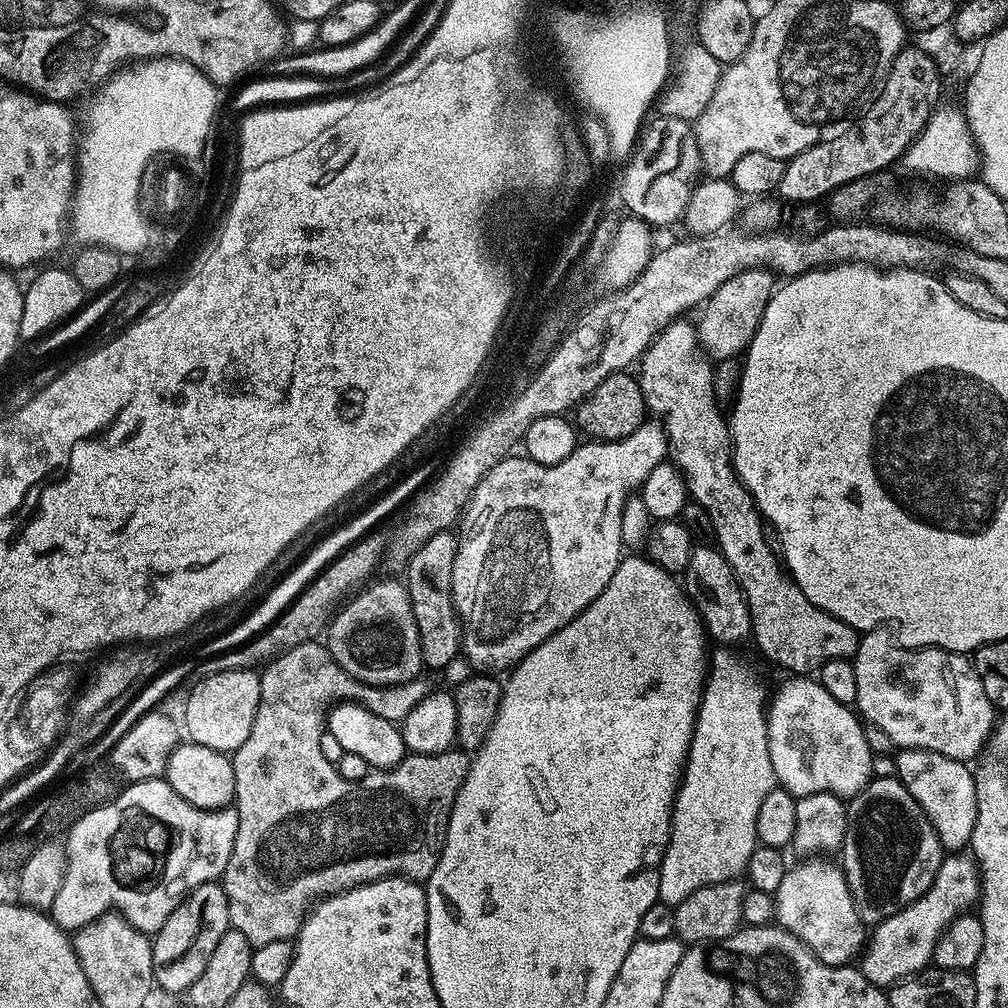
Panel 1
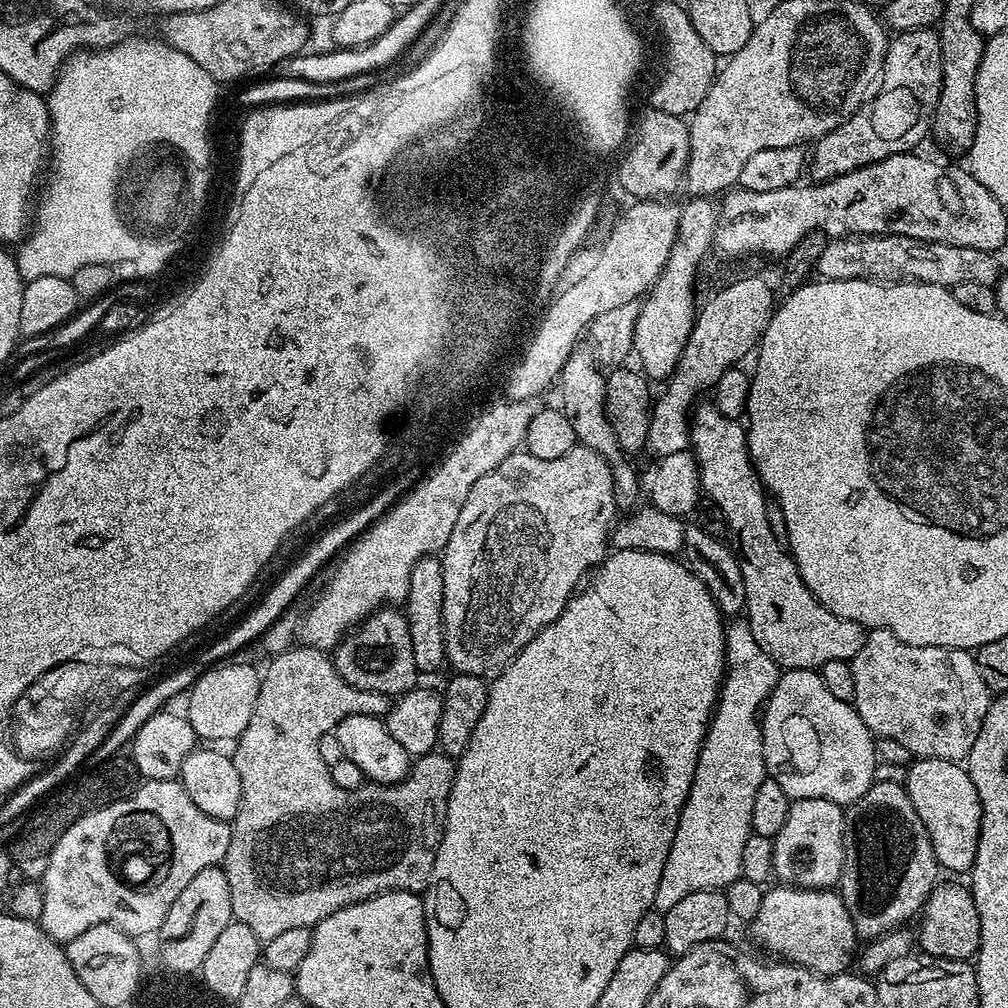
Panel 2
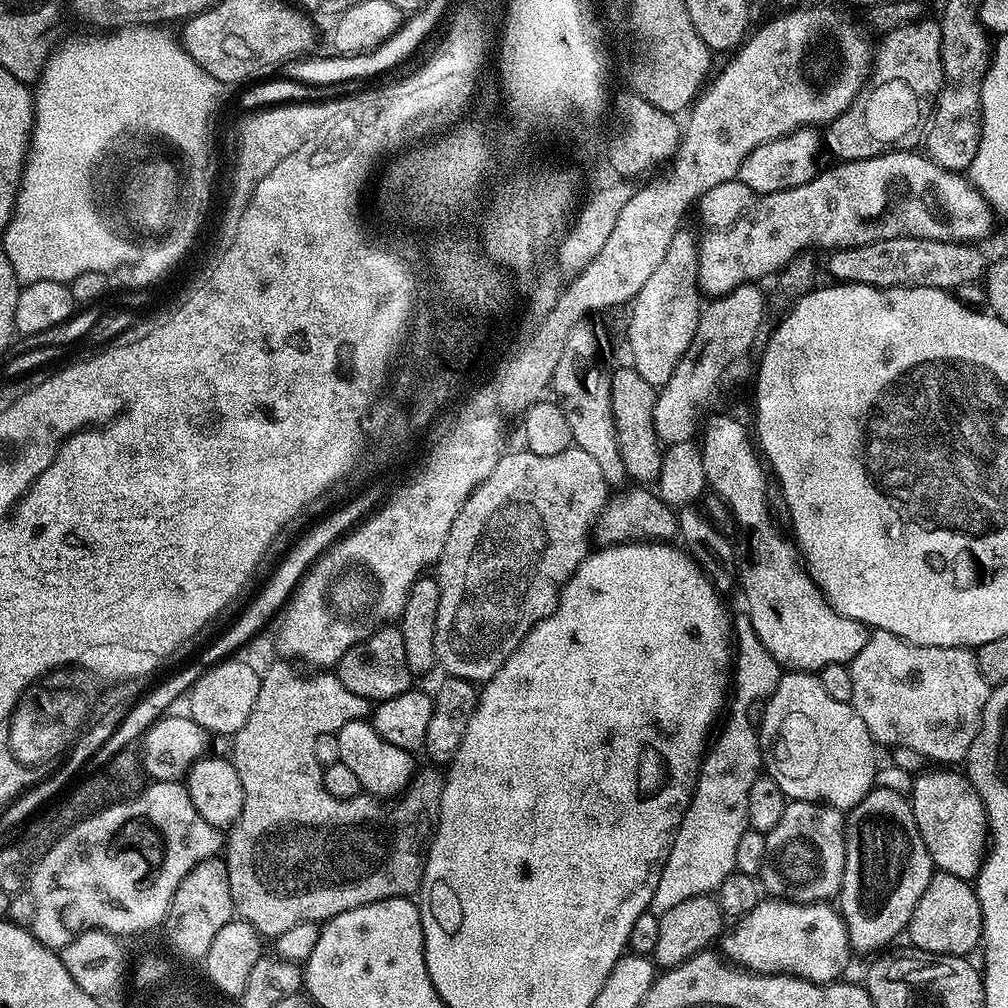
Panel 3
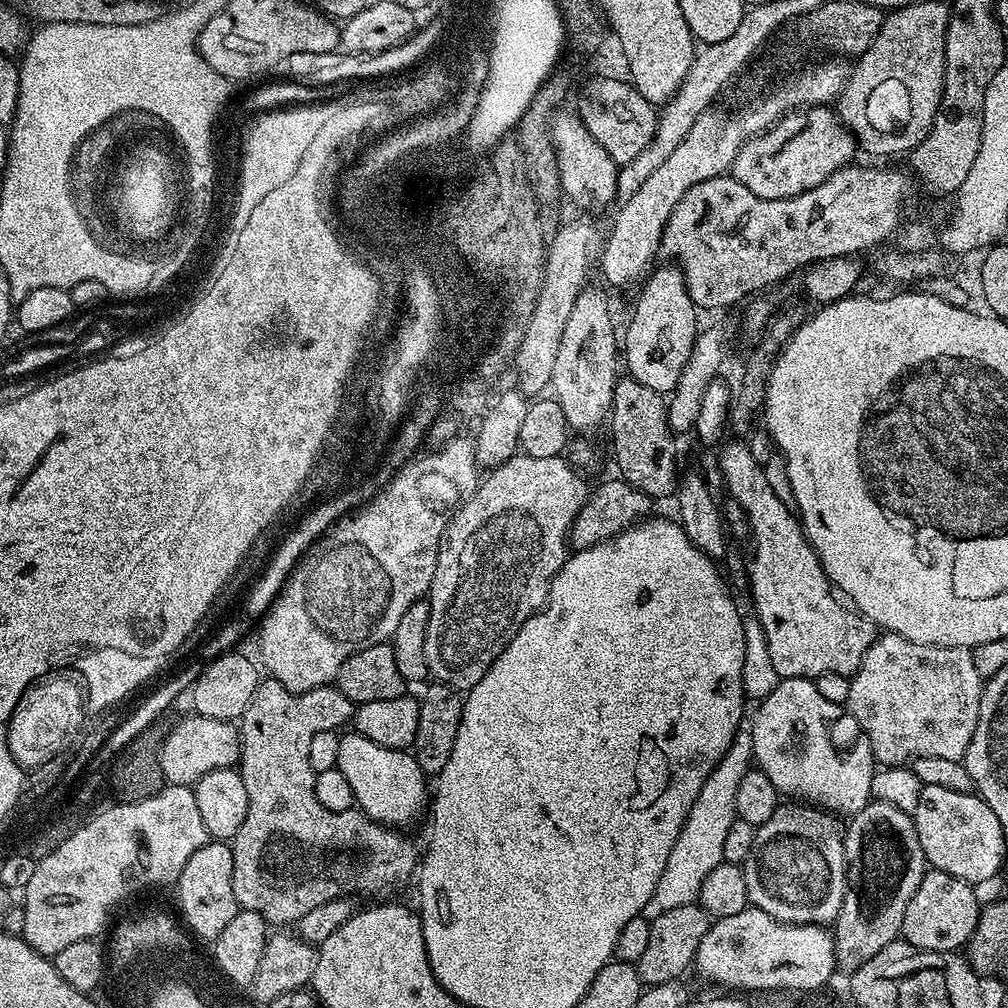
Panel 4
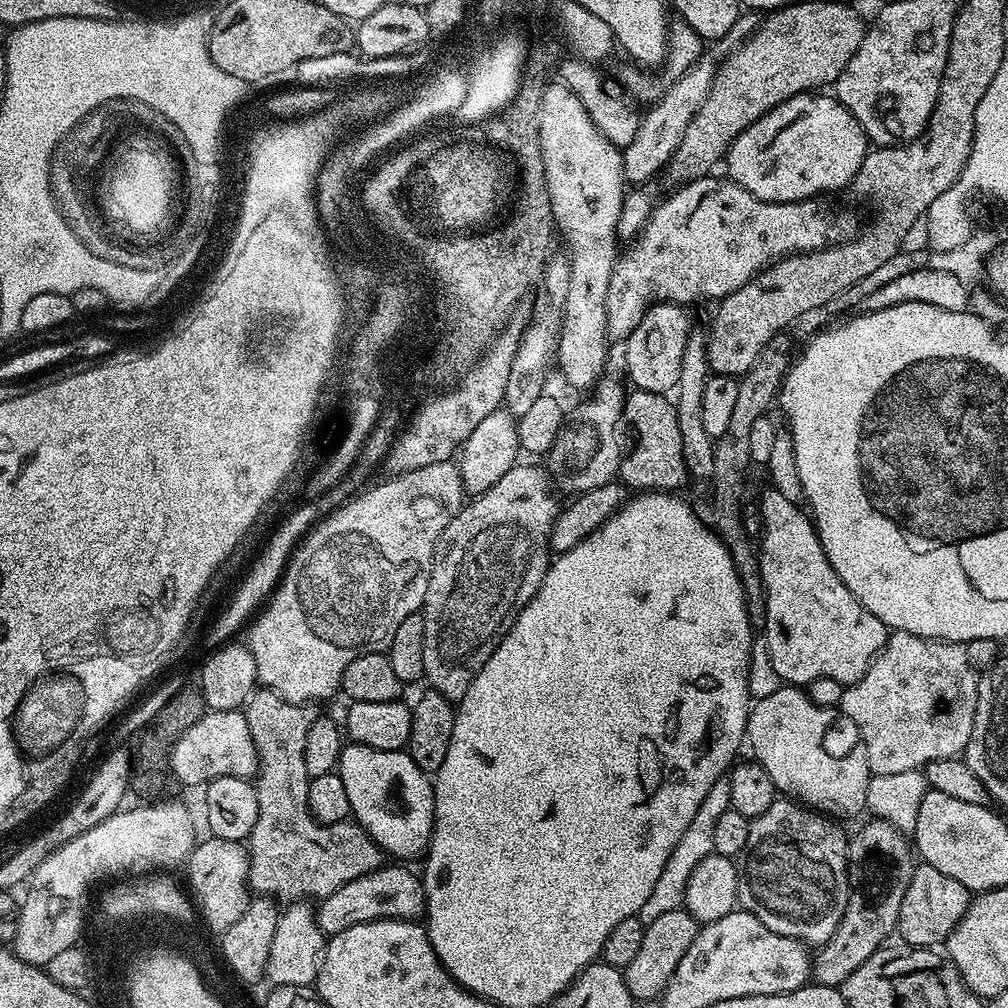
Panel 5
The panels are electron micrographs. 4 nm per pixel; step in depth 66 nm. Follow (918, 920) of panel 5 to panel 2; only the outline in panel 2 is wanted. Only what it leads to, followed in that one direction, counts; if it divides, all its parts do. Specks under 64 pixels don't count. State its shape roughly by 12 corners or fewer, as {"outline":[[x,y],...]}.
{"outline":[[937,883],[919,920],[928,958],[971,961],[978,906],[965,885]]}

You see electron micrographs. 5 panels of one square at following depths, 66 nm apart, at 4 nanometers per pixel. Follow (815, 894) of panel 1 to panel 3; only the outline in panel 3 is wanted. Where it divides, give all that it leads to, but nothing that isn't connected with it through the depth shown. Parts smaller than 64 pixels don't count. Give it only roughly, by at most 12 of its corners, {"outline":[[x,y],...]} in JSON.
{"outline":[[764,898],[718,940],[749,972],[830,984],[848,964],[831,903]]}

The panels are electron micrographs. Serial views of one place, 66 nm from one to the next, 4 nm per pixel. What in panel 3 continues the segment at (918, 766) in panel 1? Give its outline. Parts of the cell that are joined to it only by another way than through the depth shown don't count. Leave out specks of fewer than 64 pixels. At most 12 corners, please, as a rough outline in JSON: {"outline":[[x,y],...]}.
{"outline":[[967,775],[912,781],[914,822],[933,865],[975,881],[988,812]]}

